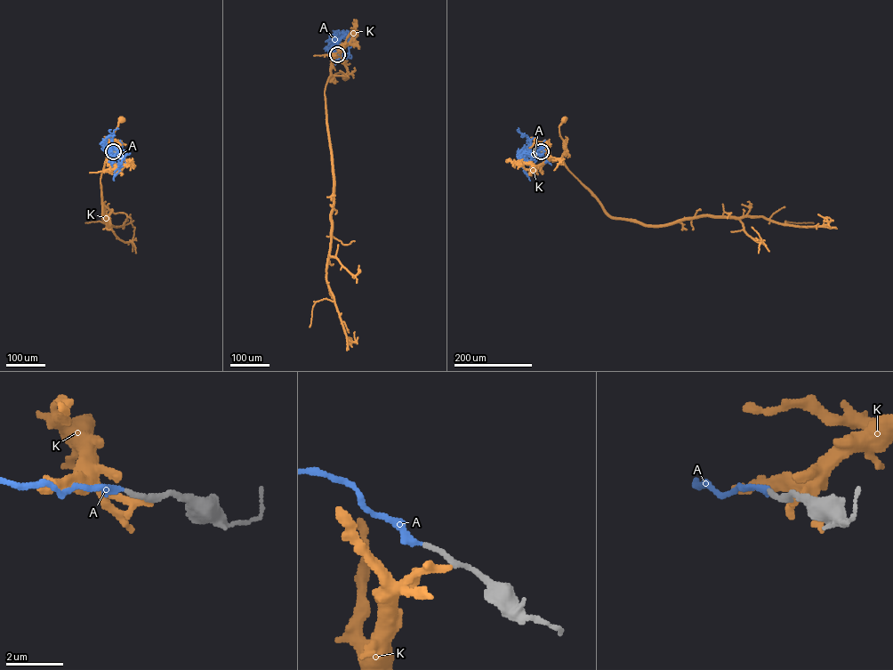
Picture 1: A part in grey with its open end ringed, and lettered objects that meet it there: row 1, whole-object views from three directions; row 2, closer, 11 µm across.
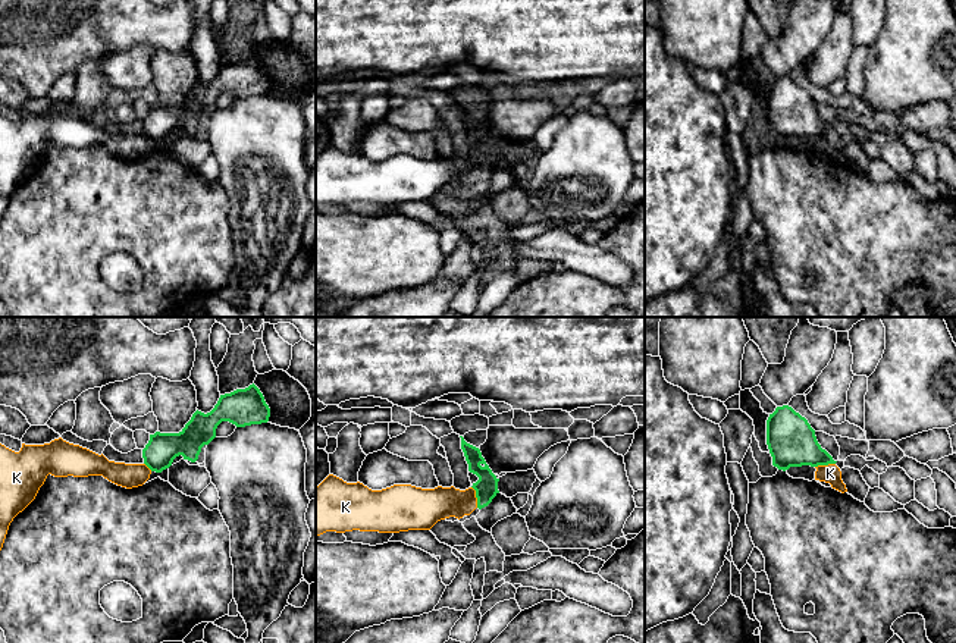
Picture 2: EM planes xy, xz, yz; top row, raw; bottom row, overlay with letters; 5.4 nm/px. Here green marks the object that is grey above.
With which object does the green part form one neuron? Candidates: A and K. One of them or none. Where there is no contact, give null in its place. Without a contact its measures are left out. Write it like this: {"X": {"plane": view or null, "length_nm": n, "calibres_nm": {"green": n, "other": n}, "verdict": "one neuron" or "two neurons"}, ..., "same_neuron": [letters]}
{"A": {"plane": null, "verdict": "one neuron"}, "K": {"plane": "xz", "length_nm": 120, "calibres_nm": {"green": 130, "other": 190}, "verdict": "two neurons"}, "same_neuron": ["A"]}

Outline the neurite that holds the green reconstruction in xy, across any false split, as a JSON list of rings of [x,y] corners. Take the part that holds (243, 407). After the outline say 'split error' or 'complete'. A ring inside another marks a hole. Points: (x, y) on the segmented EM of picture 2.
[[[254,383],[245,389],[220,395],[210,413],[204,414],[197,410],[179,433],[156,432],[150,435],[150,440],[142,449],[144,464],[151,471],[162,473],[179,455],[195,462],[201,448],[216,437],[216,429],[222,421],[245,427],[267,423],[269,417],[270,408]]]; complete

